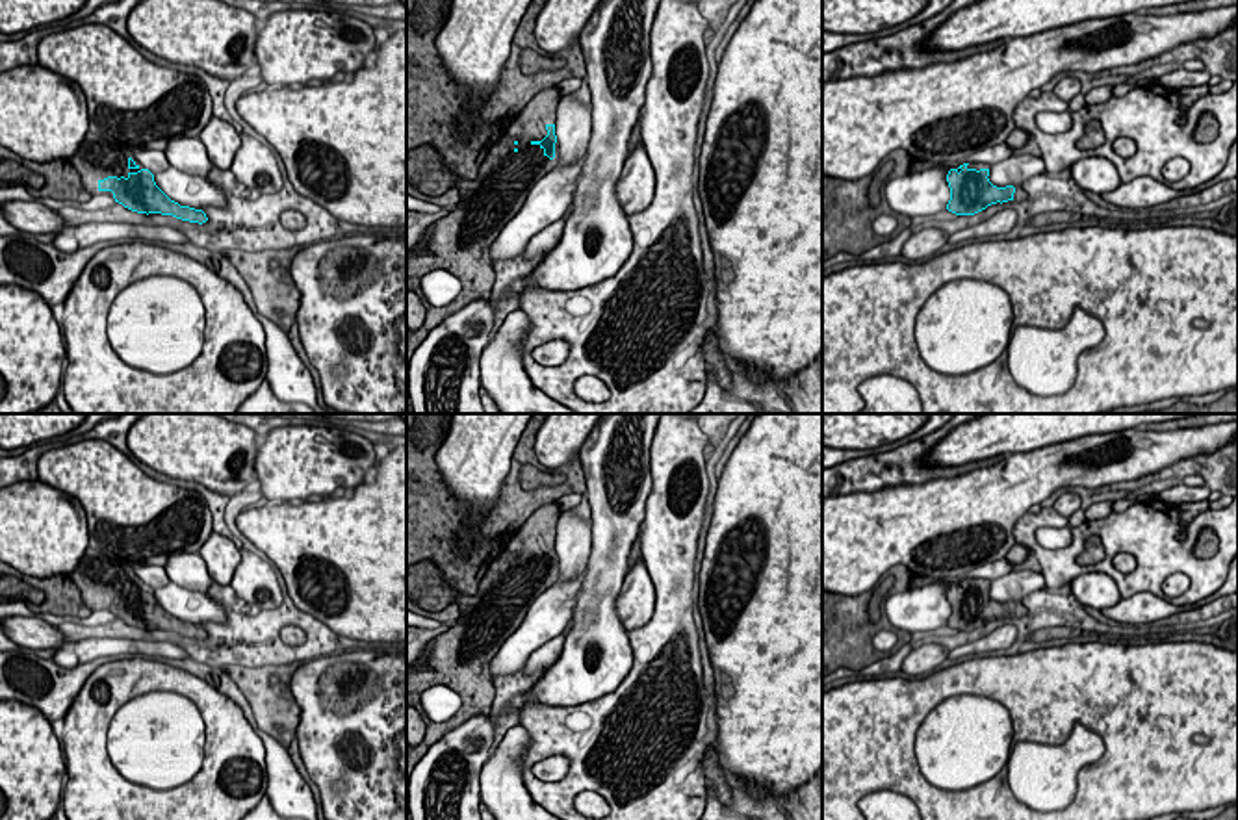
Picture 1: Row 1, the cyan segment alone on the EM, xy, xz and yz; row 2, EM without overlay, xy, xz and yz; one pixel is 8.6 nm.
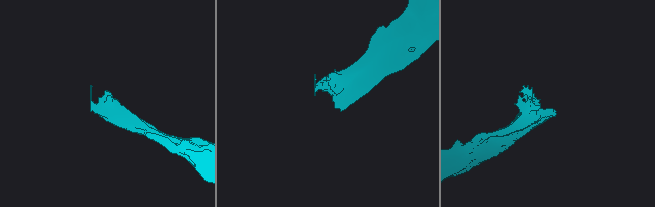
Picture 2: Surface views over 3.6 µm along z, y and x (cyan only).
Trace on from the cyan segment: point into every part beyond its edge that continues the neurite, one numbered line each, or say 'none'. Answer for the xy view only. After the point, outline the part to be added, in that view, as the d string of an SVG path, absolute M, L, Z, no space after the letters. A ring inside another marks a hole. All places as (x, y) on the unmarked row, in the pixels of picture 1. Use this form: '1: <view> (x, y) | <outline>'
1: xy (95, 576) | M91 547L85 549L82 560L74 568L72 573L69 573L71 581L78 586L84 603L91 610L110 610L111 607L100 607L98 597L108 592L124 592L128 594L130 588L137 588L145 584L134 568L126 564L111 564L108 557L104 557L100 551L95 551Z

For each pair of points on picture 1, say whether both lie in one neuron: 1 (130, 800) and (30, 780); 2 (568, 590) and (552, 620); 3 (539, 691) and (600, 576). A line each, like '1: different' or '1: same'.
1: different
2: same
3: same

